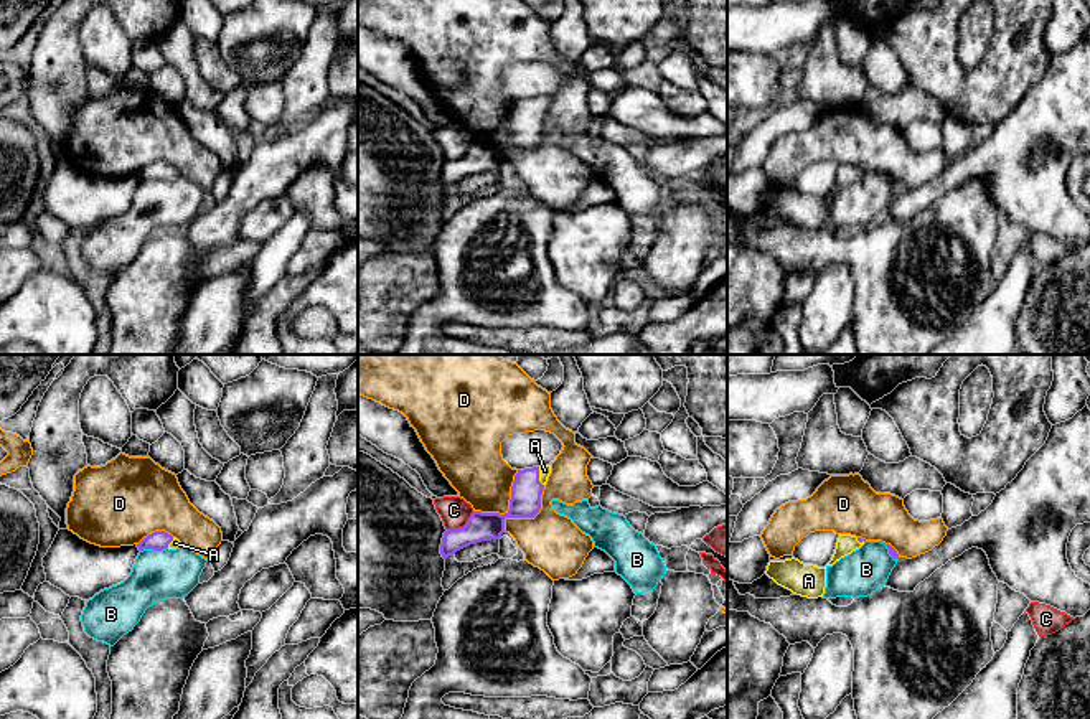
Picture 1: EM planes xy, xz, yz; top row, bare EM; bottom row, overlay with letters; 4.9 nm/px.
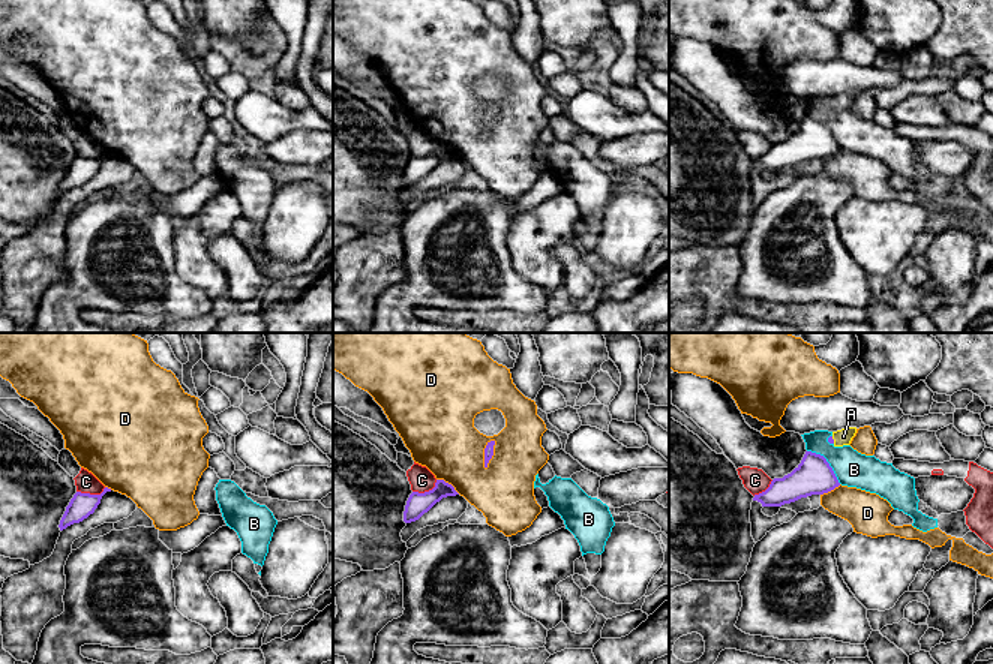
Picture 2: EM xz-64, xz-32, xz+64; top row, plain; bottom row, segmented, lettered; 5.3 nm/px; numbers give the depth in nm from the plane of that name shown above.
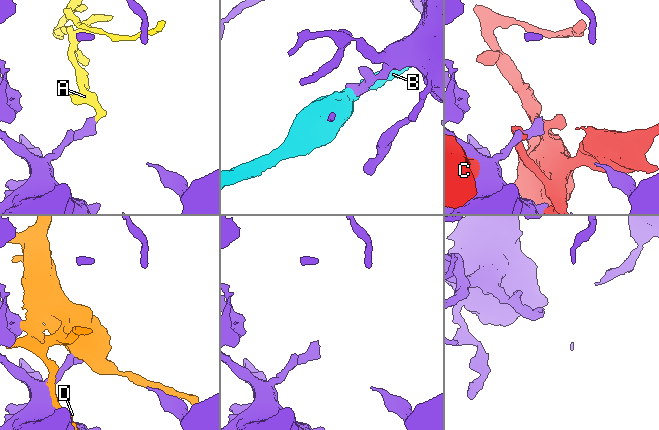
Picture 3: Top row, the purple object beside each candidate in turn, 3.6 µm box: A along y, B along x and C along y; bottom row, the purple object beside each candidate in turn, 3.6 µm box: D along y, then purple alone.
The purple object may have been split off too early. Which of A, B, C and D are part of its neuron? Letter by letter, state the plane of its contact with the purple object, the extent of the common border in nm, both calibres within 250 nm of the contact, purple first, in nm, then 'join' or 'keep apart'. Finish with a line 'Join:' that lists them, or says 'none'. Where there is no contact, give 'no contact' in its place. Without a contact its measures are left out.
A: meets purple in xz; contact 100 nm long; 150 nm thick on the purple side, 60 nm on the other; join
B: meets purple in xy; contact 140 nm long; 90 nm thick on the purple side, 240 nm on the other; keep apart
C: meets purple in xz; contact 160 nm long; 140 nm thick on the purple side, 140 nm on the other; keep apart
D: meets purple in xz; contact 300 nm long; 150 nm thick on the purple side, 280 nm on the other; keep apart
Join: A

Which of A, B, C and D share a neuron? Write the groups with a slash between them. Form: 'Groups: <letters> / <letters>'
Groups: A / B / C / D

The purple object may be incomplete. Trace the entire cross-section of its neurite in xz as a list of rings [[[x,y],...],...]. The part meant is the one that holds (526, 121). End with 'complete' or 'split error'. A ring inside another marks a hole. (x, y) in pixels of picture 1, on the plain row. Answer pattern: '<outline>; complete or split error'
[[[551,96],[518,101],[511,117],[510,140],[505,145],[473,142],[463,158],[447,160],[440,175],[442,188],[447,190],[470,175],[500,170],[506,148],[534,148],[541,140],[541,125],[549,104]]]; split error

